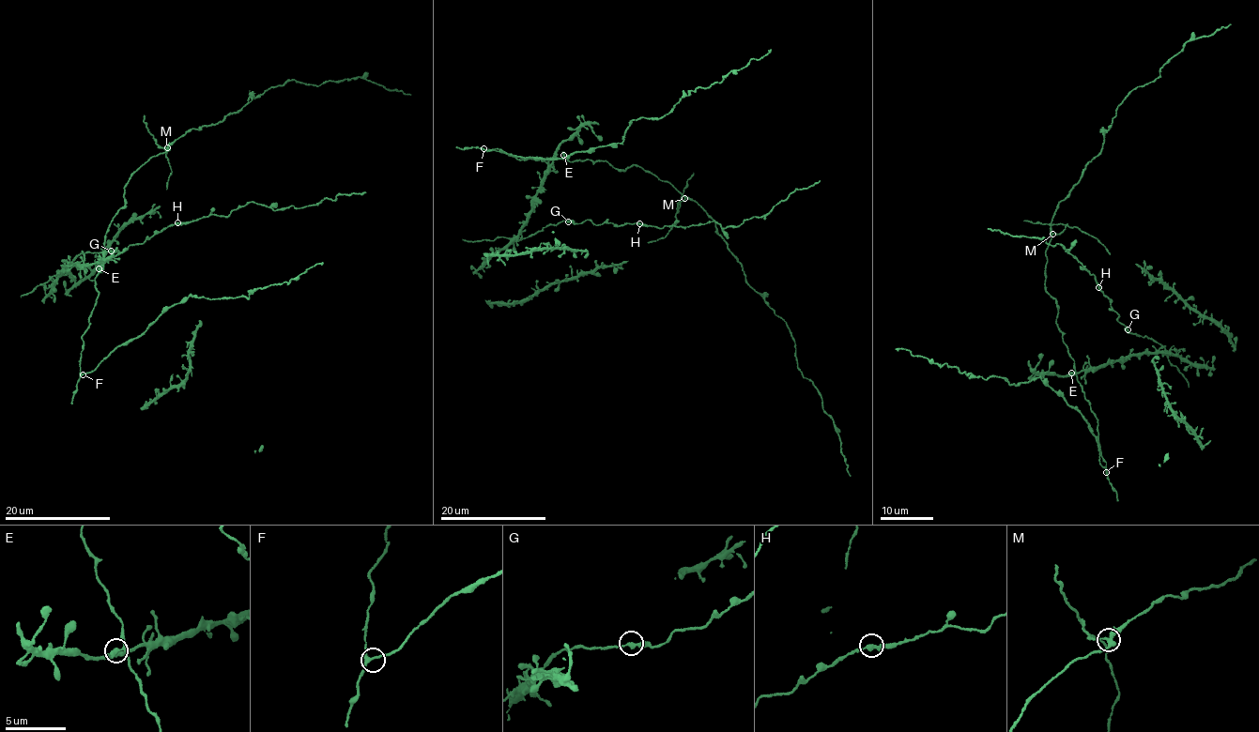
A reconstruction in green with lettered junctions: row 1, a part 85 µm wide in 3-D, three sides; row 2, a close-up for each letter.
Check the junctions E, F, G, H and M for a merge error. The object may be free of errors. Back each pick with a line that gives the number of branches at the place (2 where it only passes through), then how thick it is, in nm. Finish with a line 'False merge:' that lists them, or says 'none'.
M: Branches: 3. Thickness 280 nm
False merge: M

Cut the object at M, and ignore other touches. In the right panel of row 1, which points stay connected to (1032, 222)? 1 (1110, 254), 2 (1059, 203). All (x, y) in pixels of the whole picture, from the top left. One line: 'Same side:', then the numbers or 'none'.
Same side: 1

